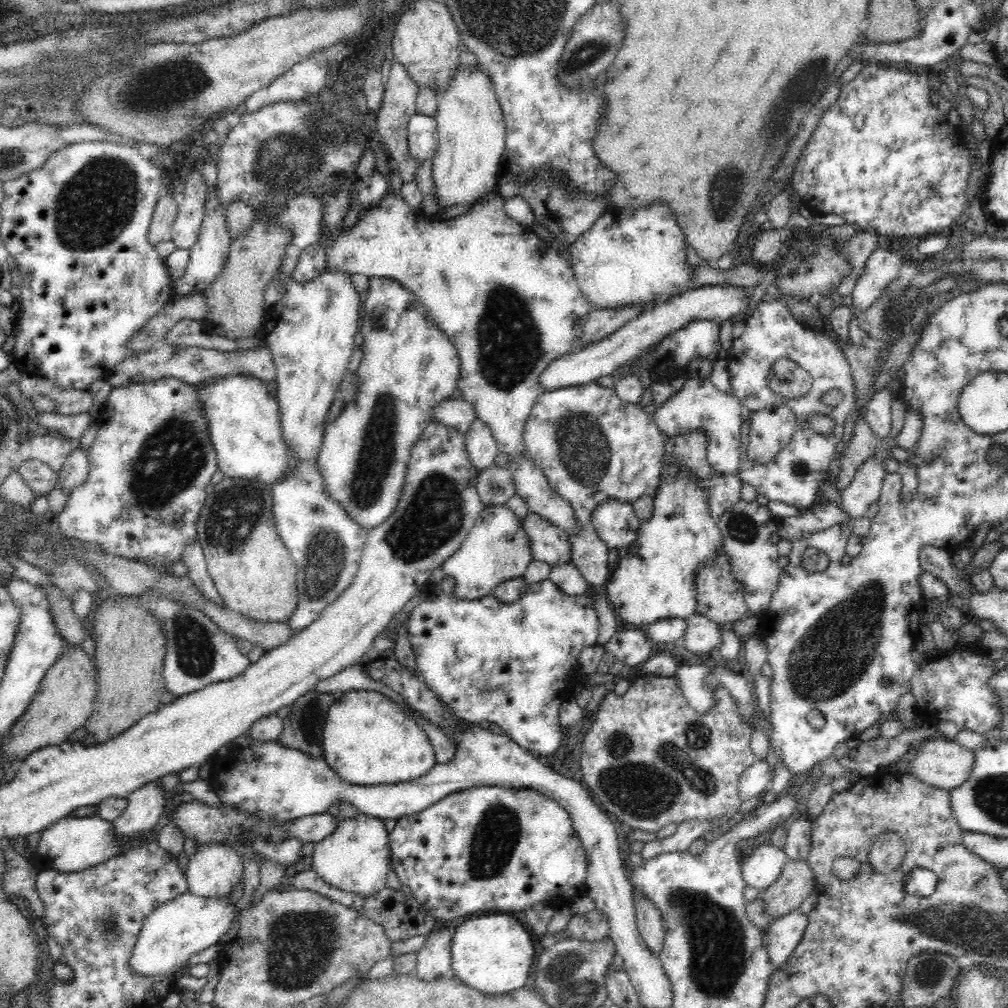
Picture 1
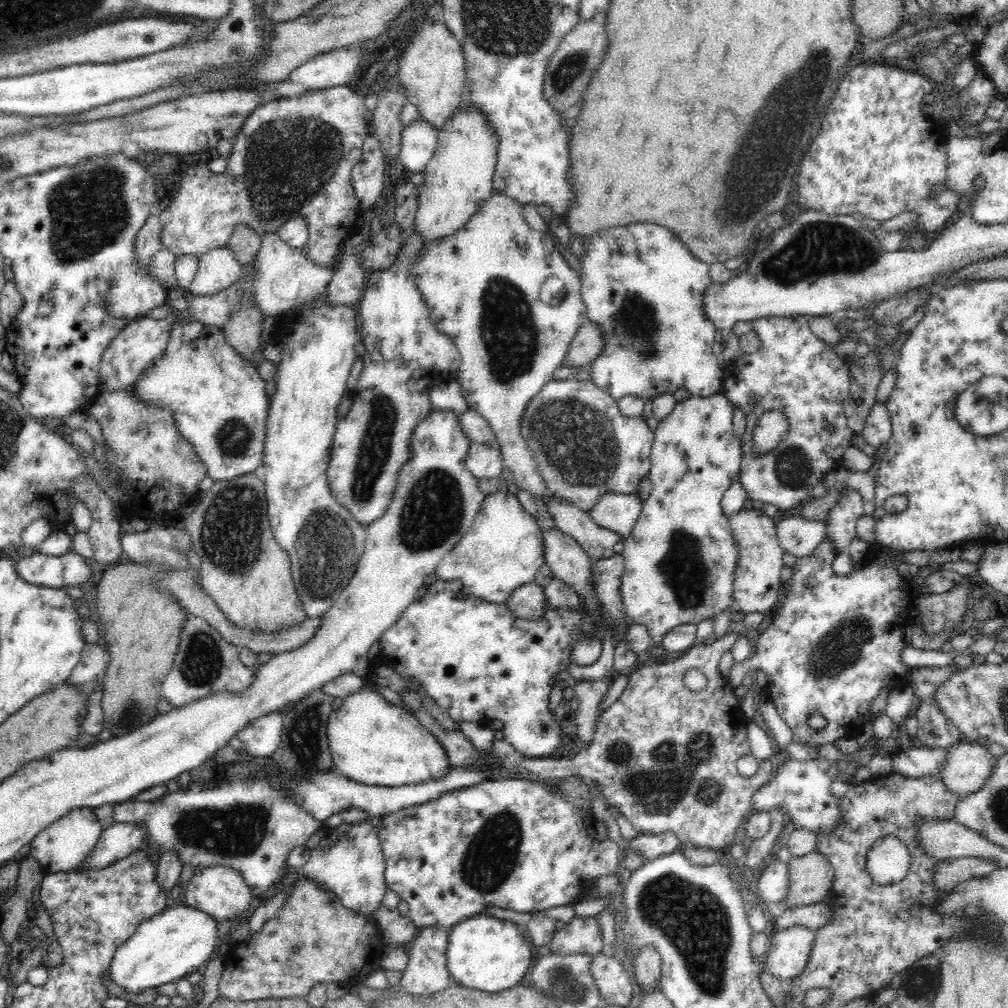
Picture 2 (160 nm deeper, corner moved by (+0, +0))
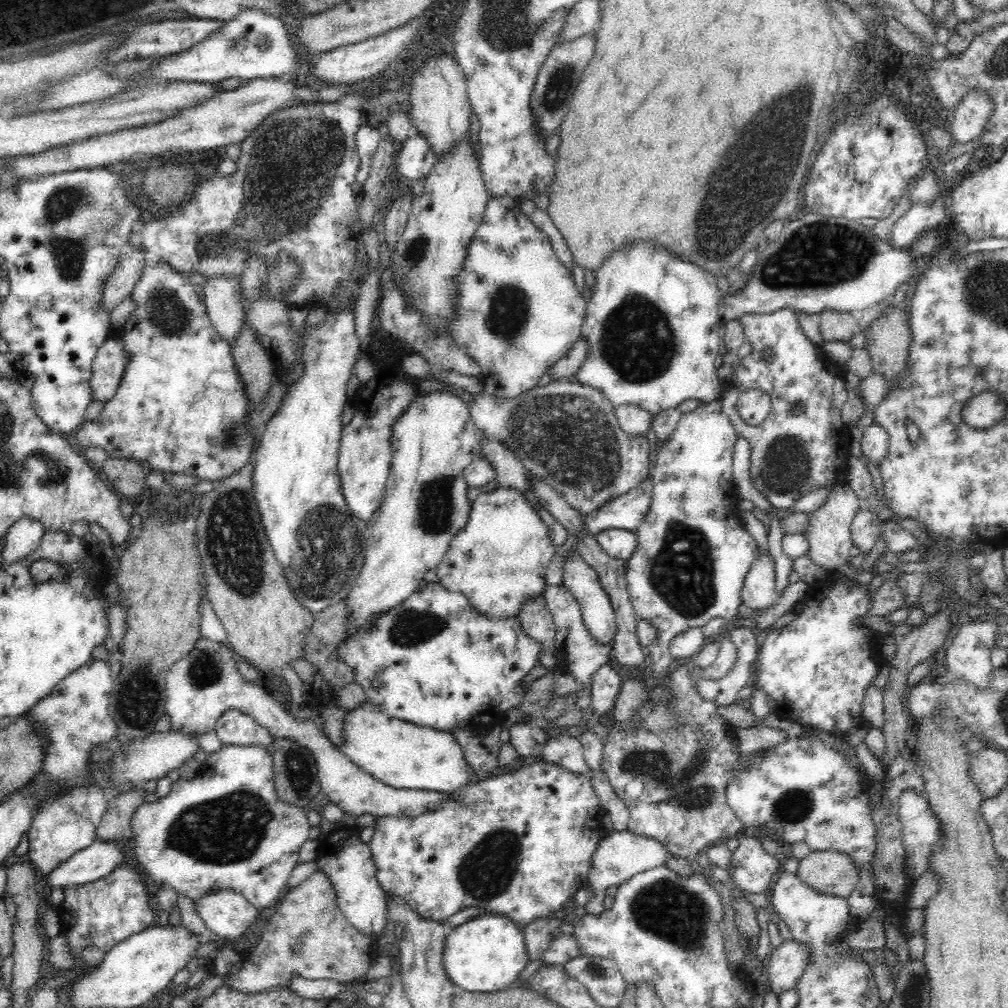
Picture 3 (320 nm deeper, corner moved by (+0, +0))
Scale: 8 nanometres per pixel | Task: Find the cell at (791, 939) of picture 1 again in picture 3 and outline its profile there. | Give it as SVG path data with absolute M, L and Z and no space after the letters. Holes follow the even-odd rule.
M790 938L770 952L766 960L764 980L775 995L795 988L808 962L808 951L802 943Z

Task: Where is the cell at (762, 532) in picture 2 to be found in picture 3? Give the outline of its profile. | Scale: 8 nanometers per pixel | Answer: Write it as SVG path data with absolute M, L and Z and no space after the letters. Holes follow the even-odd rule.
M761 553L746 575L741 602L752 610L764 610L772 606L776 599L775 562L771 555Z

